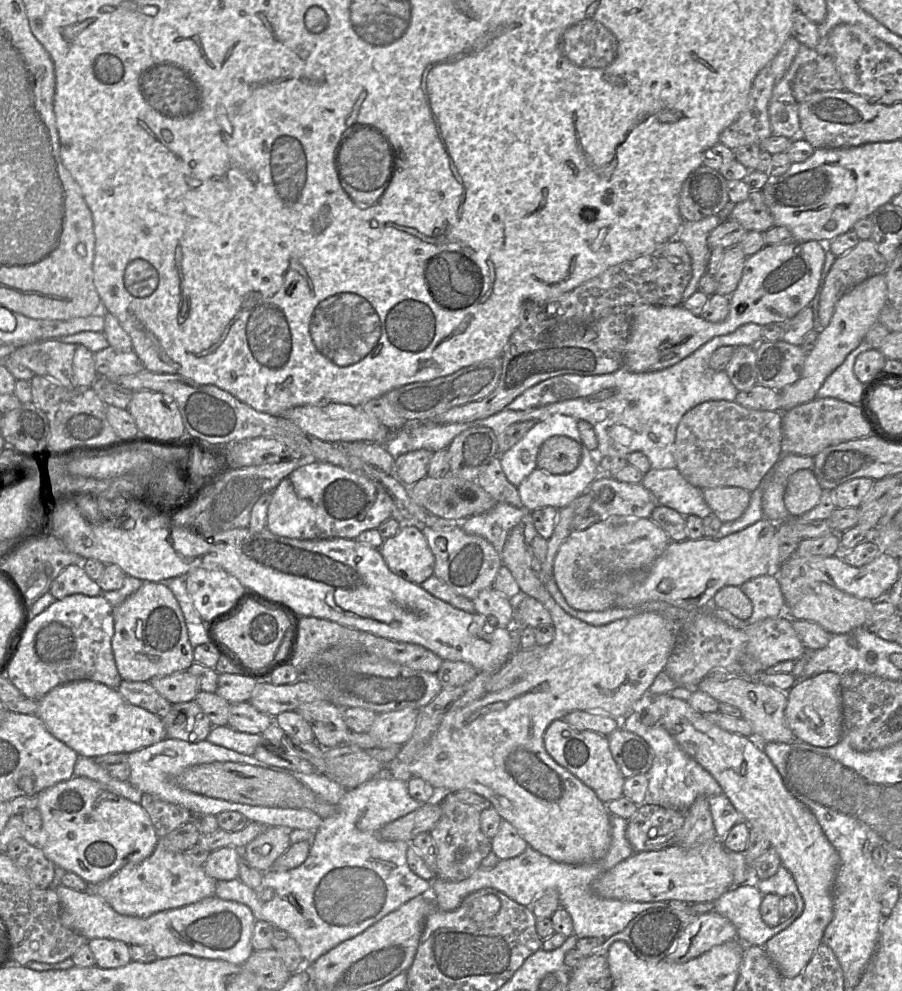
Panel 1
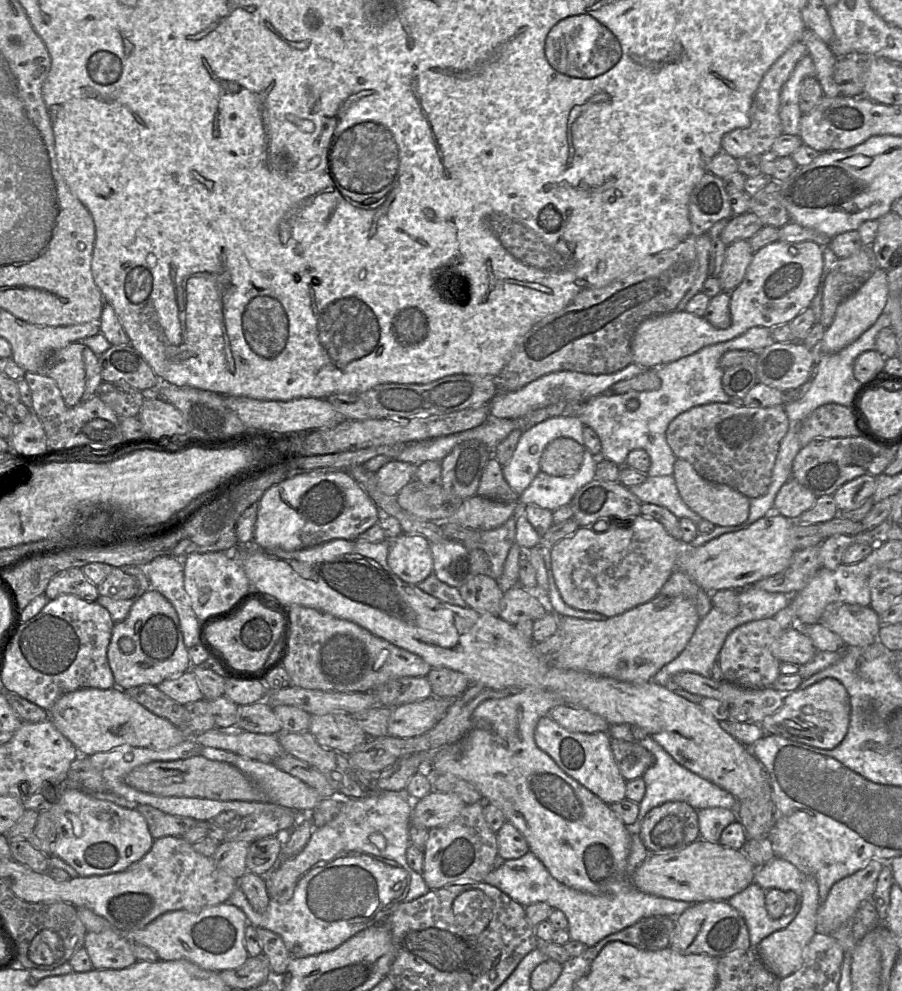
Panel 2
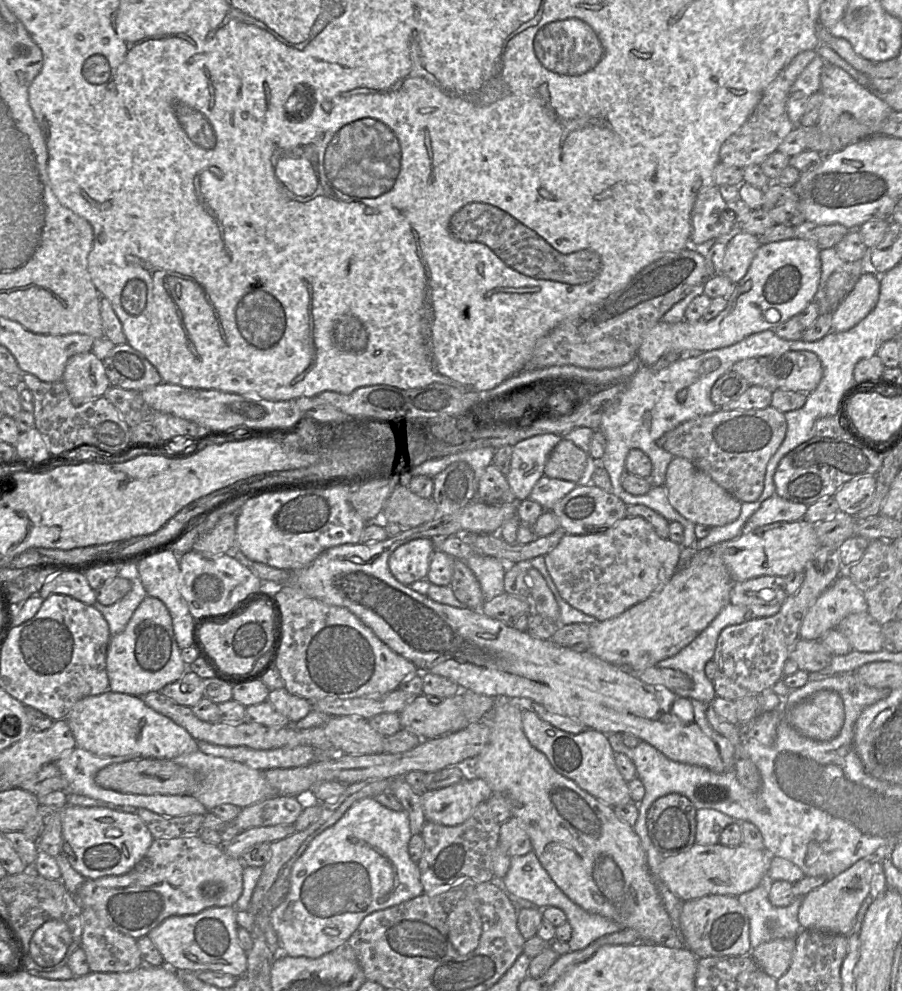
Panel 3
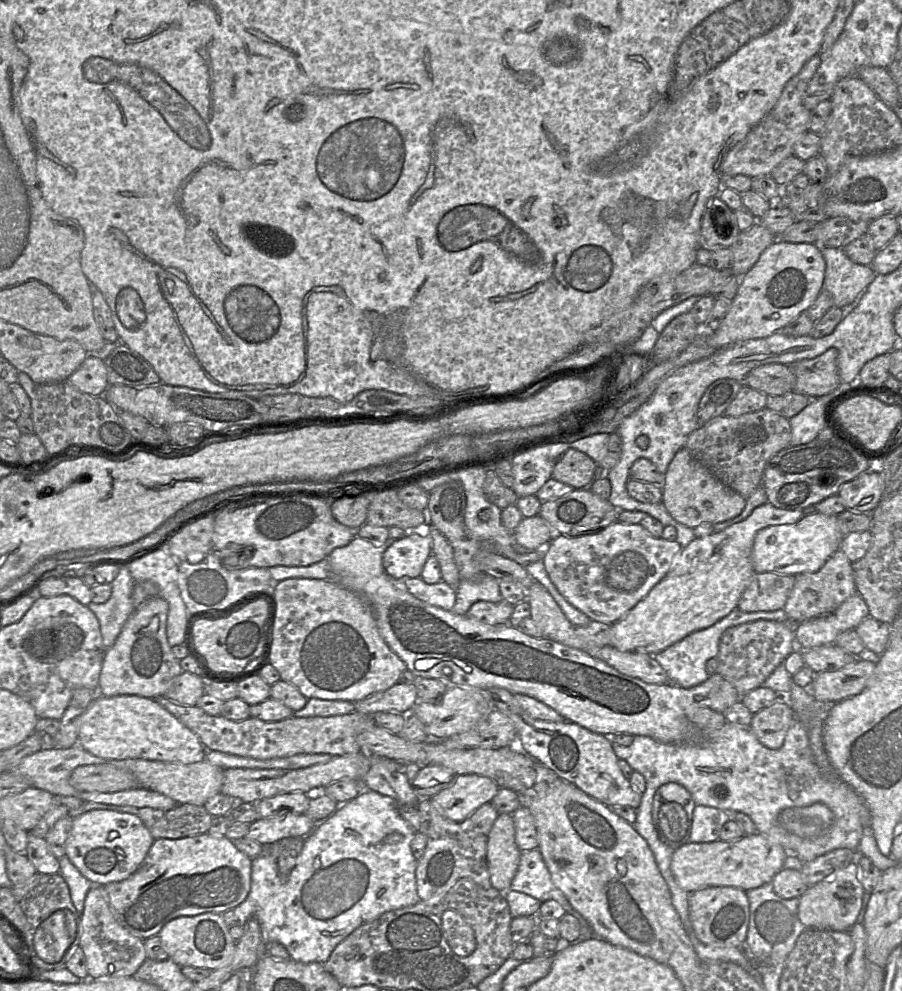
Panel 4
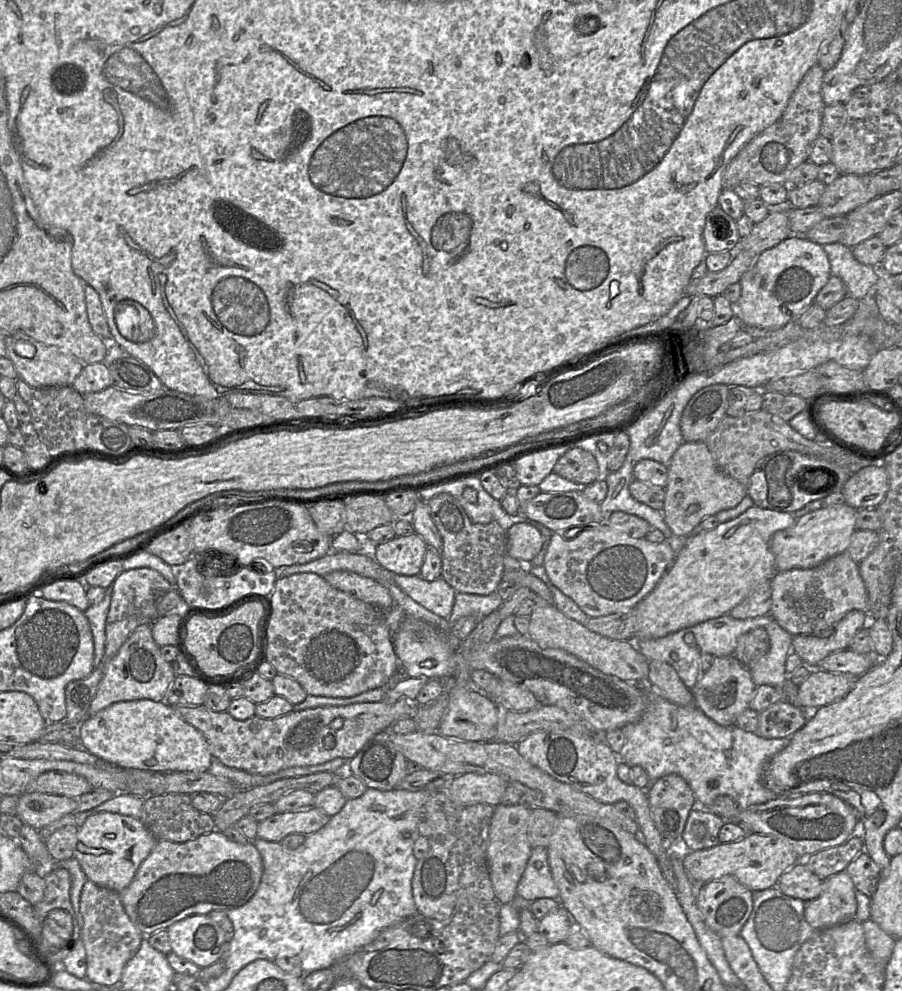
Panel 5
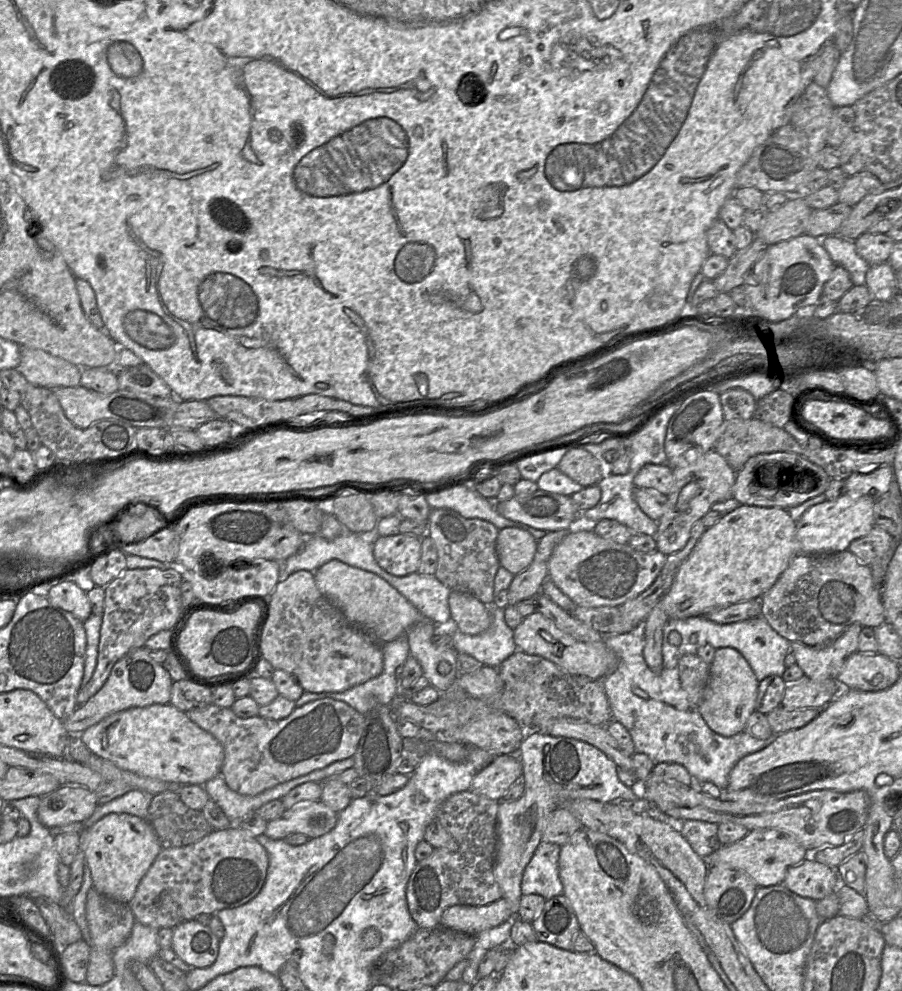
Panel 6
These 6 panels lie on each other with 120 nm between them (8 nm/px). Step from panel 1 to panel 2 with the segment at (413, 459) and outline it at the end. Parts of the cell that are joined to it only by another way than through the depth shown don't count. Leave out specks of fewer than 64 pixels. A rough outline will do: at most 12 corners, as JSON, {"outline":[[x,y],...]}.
{"outline":[[390,461],[376,473],[380,490],[397,496],[417,466]]}

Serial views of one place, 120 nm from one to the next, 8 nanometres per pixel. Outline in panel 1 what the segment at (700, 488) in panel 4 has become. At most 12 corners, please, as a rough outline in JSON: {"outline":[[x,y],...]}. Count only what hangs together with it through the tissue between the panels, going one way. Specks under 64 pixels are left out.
{"outline":[[705,488],[706,503],[723,523],[741,517],[751,492]]}

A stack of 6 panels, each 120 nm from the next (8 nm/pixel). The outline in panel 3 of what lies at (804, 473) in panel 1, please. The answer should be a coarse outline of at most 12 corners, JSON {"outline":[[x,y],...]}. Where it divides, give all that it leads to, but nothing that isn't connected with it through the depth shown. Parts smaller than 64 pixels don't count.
{"outline":[[773,494],[748,519],[744,531],[803,519],[805,504]]}

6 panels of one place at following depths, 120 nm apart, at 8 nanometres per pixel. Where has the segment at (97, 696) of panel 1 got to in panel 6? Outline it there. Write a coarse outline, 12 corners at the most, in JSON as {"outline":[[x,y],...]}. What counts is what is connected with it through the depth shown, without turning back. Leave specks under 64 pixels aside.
{"outline":[[170,703],[86,729],[94,755],[177,785],[220,774],[222,744]]}

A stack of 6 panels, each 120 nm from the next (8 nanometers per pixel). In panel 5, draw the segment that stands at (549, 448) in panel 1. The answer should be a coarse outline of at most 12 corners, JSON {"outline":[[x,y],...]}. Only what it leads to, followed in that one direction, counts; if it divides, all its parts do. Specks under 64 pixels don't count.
{"outline":[[572,448],[553,472],[577,484],[597,481],[595,456]]}

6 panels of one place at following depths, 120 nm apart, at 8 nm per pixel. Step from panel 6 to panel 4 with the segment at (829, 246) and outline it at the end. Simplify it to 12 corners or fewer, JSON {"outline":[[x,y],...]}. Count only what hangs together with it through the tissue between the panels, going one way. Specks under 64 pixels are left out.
{"outline":[[824,247],[822,289],[834,307],[856,304],[877,273]]}

